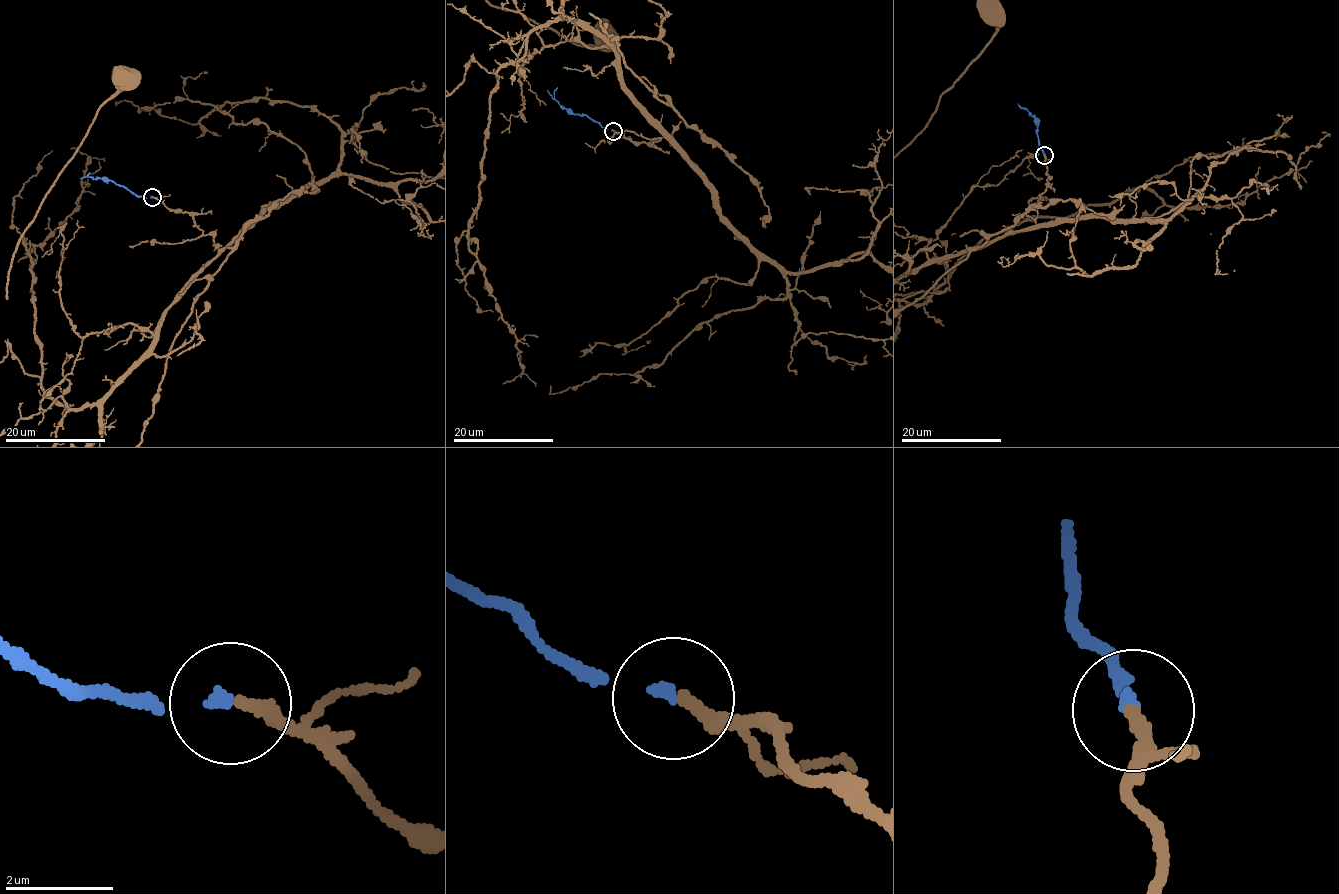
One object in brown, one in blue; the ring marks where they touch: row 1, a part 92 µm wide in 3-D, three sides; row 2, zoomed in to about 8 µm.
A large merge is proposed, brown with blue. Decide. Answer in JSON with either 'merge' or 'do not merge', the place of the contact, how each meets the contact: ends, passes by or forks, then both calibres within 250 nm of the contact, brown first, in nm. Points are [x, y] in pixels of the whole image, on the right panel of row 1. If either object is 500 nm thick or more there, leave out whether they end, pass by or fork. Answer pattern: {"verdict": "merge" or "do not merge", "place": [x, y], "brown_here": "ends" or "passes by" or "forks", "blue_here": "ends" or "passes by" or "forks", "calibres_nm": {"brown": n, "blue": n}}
{"verdict": "merge", "place": [1044, 155], "brown_here": "ends", "blue_here": "ends", "calibres_nm": {"brown": 260, "blue": 170}}

